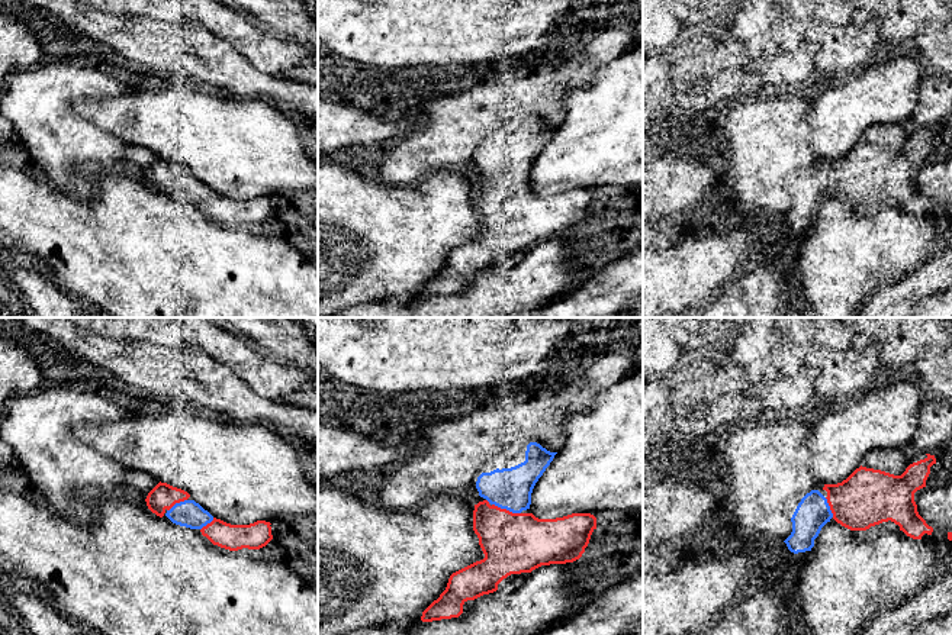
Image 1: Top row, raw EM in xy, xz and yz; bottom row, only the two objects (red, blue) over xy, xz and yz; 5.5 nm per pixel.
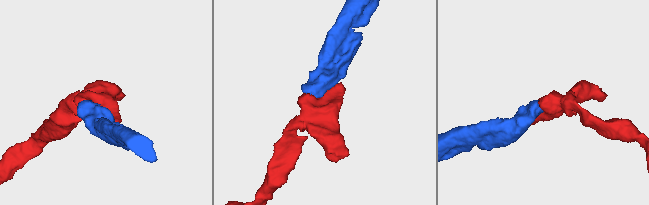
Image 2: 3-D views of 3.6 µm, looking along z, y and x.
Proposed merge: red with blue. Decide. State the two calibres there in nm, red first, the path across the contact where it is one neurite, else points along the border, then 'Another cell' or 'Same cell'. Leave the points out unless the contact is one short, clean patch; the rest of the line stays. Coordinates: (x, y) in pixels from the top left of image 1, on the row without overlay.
Thickness 340 nm (red) against 220 nm. Same cell

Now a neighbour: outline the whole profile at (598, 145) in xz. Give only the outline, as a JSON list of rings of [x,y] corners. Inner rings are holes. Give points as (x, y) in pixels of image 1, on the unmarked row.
[[[643,46],[624,52],[599,68],[589,86],[567,90],[563,101],[566,116],[536,158],[530,188],[538,194],[556,194],[572,188],[591,188],[596,194],[643,188]]]

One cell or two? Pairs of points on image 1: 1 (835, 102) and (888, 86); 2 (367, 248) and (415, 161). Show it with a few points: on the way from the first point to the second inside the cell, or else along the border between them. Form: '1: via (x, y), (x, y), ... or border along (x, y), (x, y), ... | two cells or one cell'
1: via (848, 102), (862, 102), (875, 96) | one cell
2: border along (372, 171), (386, 184), (417, 184), (434, 174) | two cells

